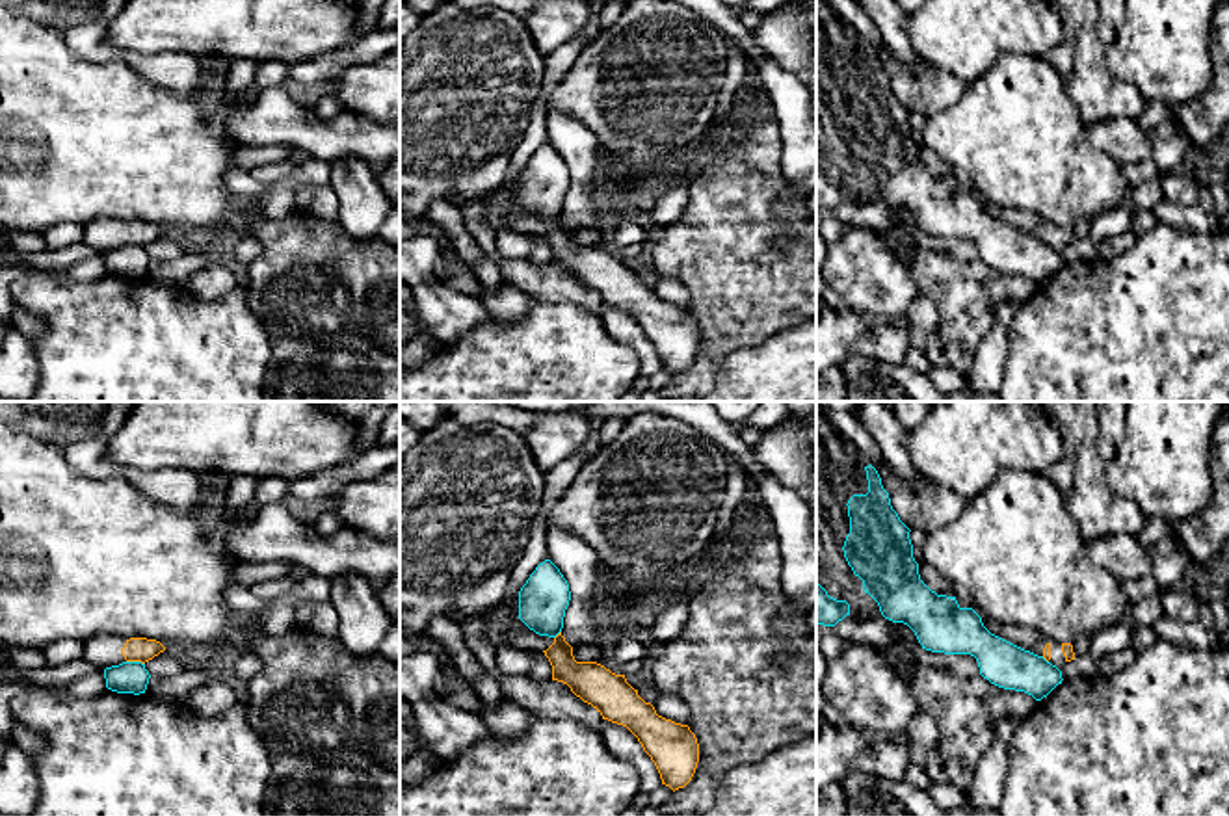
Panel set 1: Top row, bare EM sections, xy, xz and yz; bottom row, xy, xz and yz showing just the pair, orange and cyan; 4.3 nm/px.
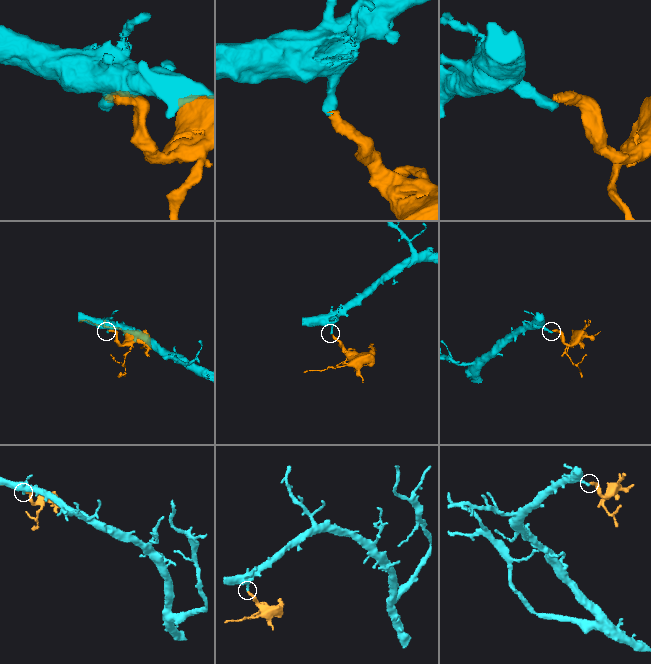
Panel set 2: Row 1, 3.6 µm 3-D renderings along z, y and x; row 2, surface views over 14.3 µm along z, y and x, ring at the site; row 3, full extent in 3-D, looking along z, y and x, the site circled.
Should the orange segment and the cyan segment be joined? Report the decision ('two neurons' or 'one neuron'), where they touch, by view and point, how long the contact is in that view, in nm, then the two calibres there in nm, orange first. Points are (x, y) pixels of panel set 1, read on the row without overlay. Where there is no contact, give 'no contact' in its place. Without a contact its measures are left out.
two neurons; contact xy (136, 244); length 80 nm; calibres 110 and 140 nm

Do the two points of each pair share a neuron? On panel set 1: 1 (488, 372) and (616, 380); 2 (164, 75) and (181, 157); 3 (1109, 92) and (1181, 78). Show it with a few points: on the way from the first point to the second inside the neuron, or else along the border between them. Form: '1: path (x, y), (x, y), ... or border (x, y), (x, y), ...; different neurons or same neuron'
1: path (519, 378), (584, 380); same neuron
2: border (131, 67), (177, 95), (190, 95), (198, 88); different neurons
3: border (1107, 51), (1107, 65), (1148, 101); different neurons

